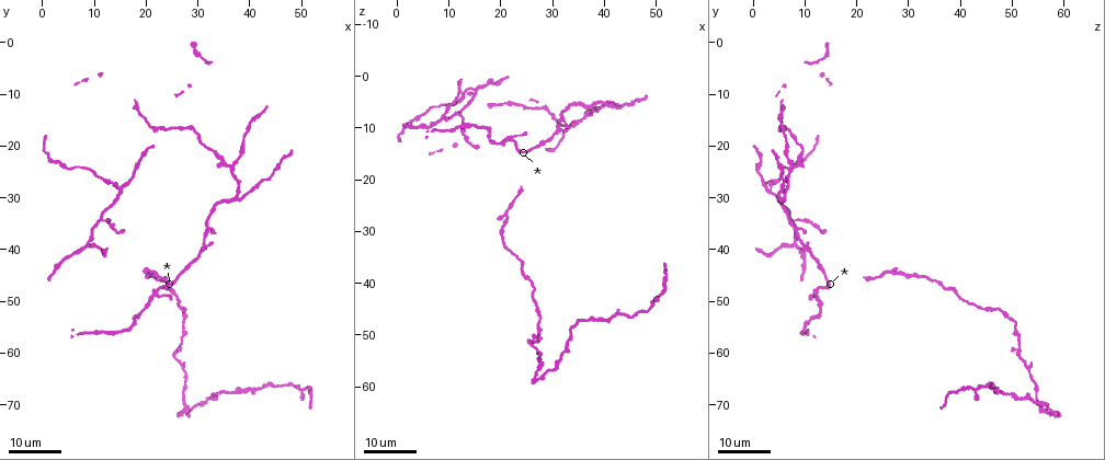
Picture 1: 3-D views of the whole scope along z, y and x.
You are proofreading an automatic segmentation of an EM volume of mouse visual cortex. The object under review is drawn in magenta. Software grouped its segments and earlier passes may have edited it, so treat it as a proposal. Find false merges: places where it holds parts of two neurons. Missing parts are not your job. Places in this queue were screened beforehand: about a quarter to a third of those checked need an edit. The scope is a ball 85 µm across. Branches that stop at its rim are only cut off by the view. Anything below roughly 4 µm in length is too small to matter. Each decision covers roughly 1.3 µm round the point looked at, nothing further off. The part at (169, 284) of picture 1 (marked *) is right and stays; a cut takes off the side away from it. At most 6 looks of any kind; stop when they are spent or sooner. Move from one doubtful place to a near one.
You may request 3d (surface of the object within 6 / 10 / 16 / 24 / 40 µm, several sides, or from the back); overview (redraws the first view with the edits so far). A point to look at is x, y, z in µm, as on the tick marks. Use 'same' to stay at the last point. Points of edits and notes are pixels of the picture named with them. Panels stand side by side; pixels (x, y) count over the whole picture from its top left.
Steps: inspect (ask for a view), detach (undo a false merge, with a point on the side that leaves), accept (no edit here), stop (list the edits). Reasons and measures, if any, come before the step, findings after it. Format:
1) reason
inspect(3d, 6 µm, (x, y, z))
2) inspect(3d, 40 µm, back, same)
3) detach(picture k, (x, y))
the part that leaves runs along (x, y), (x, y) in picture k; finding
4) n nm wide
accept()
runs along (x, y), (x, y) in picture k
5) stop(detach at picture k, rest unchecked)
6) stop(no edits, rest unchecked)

three-way junction
inspect(3d, 16 µm, (9.0, 39.0, 7.5))

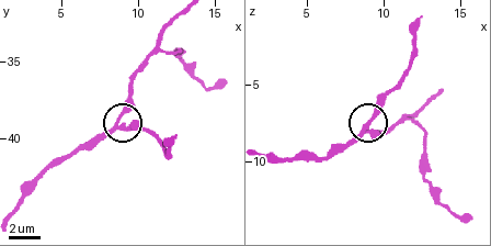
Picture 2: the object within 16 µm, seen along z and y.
zoom in
inspect(3d, 10 µm, (8.6, 39.4, 8.0))

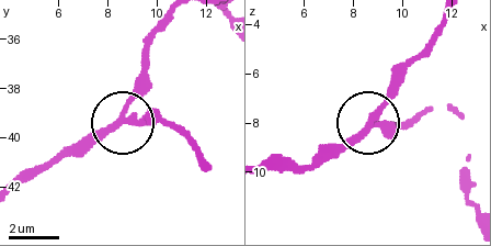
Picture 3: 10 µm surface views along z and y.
accept()
runs along (424, 114), (415, 121), (369, 121), (415, 60) in picture 3; one neuron here

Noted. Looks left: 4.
two arms in line, one across
inspect(3d, 24 µm, (11.0, 34.0, 7.5))

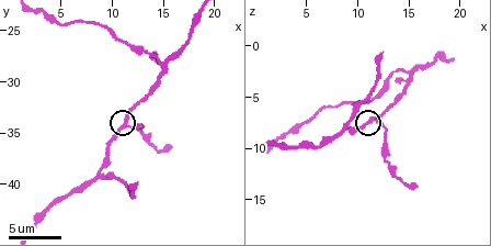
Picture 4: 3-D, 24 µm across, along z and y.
zoom in
inspect(3d, 6 µm, (11.4, 34.2, 7.4))

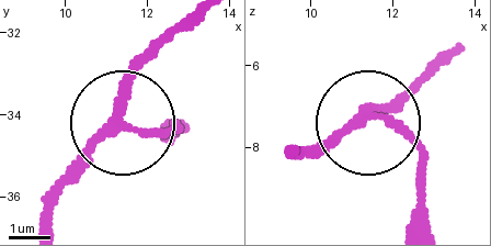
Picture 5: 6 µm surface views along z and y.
inspect(3d, 6 µm, back, (11.20, 34.30, 7.35))

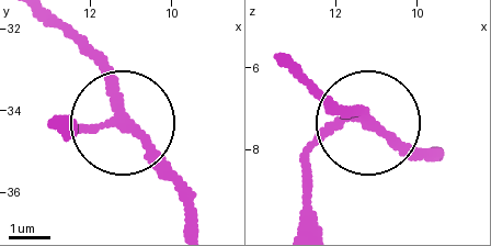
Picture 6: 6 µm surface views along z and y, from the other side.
3 arms
accept()
one neuron here

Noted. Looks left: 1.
stop(no edits, rest unchecked)

